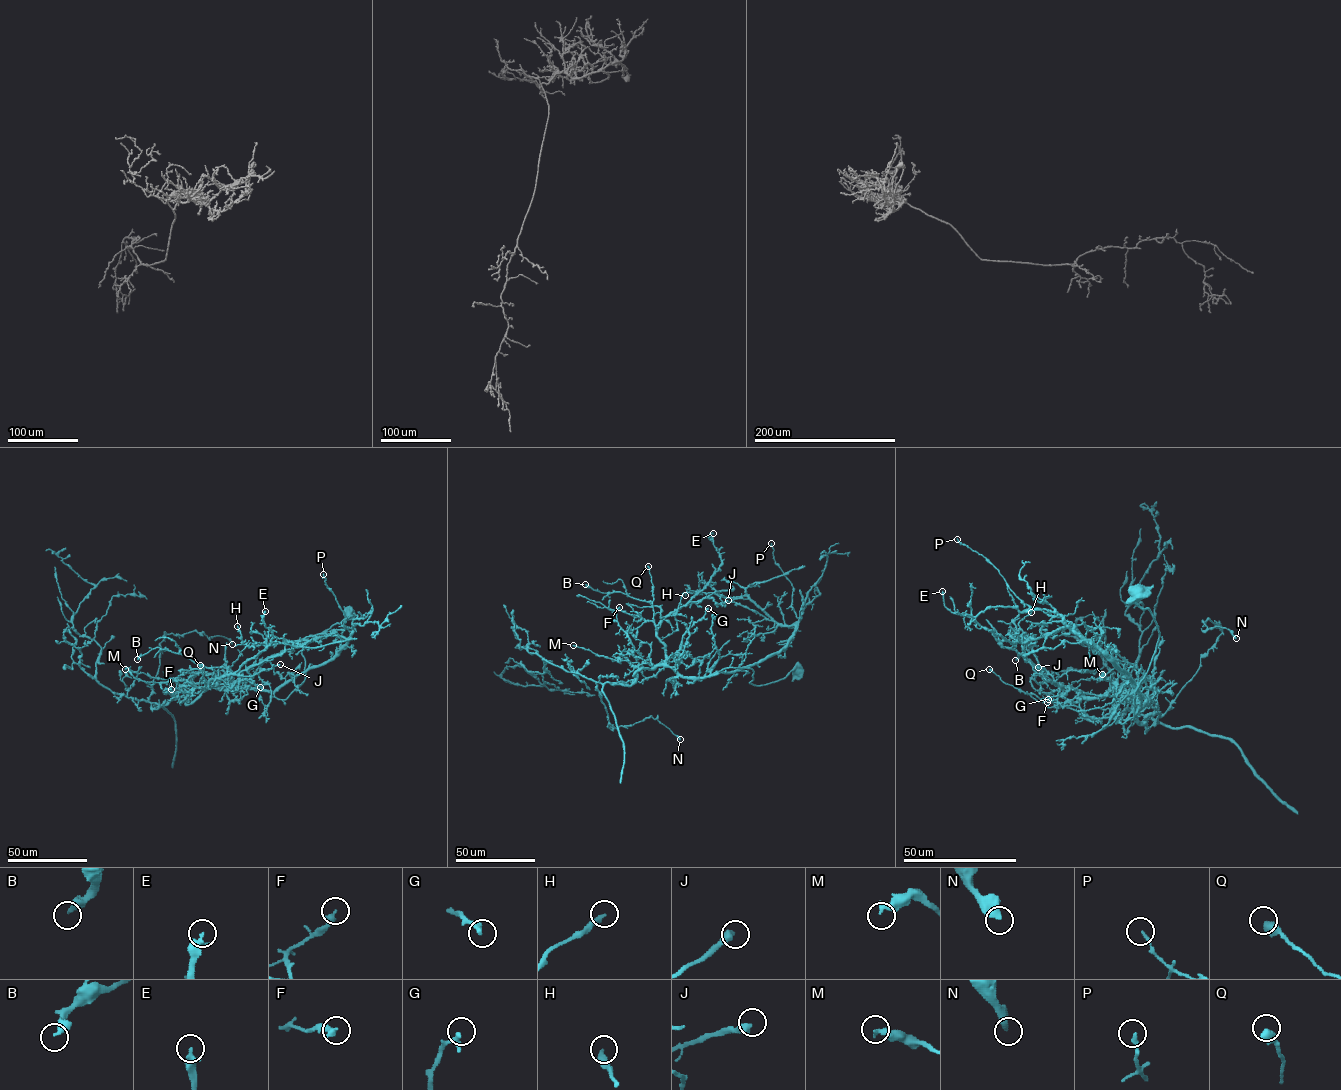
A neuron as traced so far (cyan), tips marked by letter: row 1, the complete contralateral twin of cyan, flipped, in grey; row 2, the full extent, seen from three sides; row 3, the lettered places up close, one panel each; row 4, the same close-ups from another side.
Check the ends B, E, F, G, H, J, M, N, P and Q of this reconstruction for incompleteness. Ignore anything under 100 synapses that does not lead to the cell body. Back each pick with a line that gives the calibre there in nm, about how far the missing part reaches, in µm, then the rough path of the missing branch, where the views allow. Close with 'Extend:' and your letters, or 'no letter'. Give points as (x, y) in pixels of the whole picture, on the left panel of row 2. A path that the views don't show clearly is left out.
Extend: no letter

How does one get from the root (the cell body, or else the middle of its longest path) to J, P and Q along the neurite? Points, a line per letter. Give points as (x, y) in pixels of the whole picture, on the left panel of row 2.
J: (349, 614), (303, 648), (305, 679), (285, 699), (218, 687), (217, 681), (209, 685), (280, 664)
P: (349, 614), (305, 646), (304, 680), (277, 699), (279, 687), (331, 659), (351, 634), (323, 574)
Q: (349, 614), (303, 648), (305, 679), (285, 699), (265, 690), (218, 687), (217, 681), (205, 690), (200, 665)

